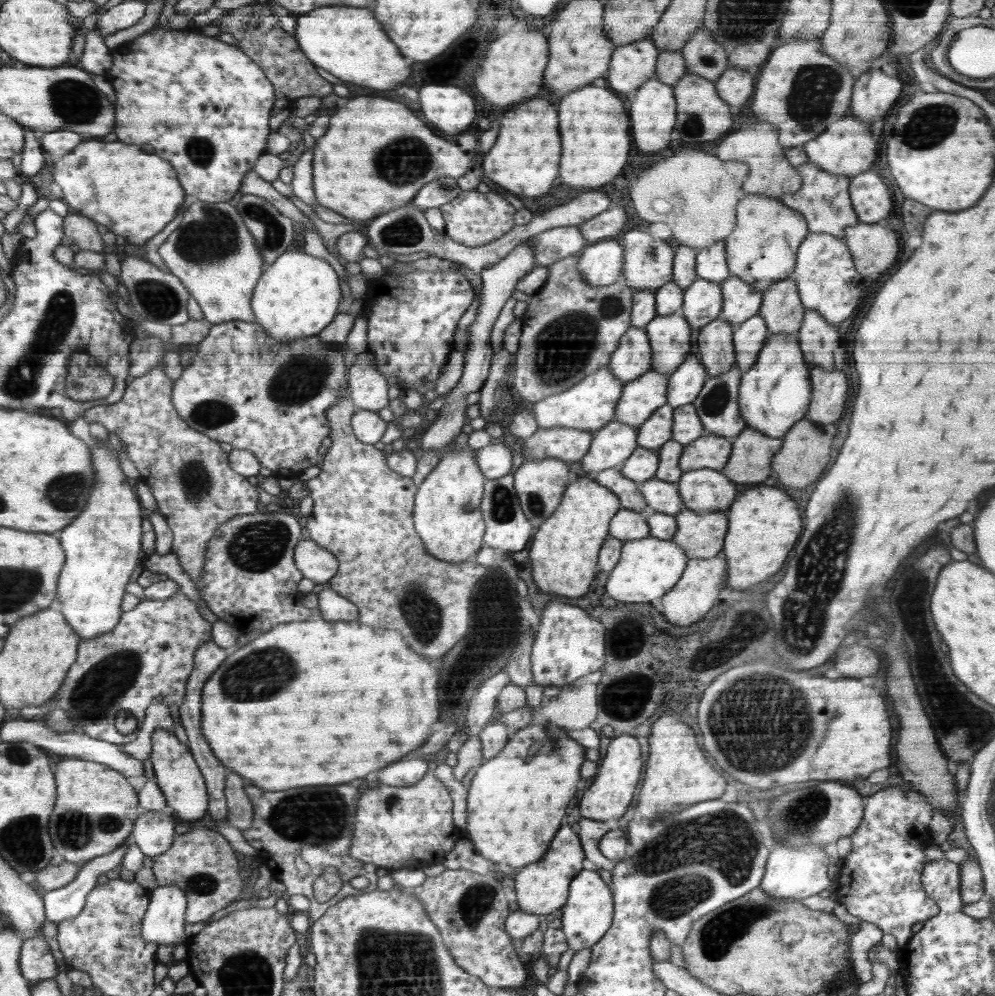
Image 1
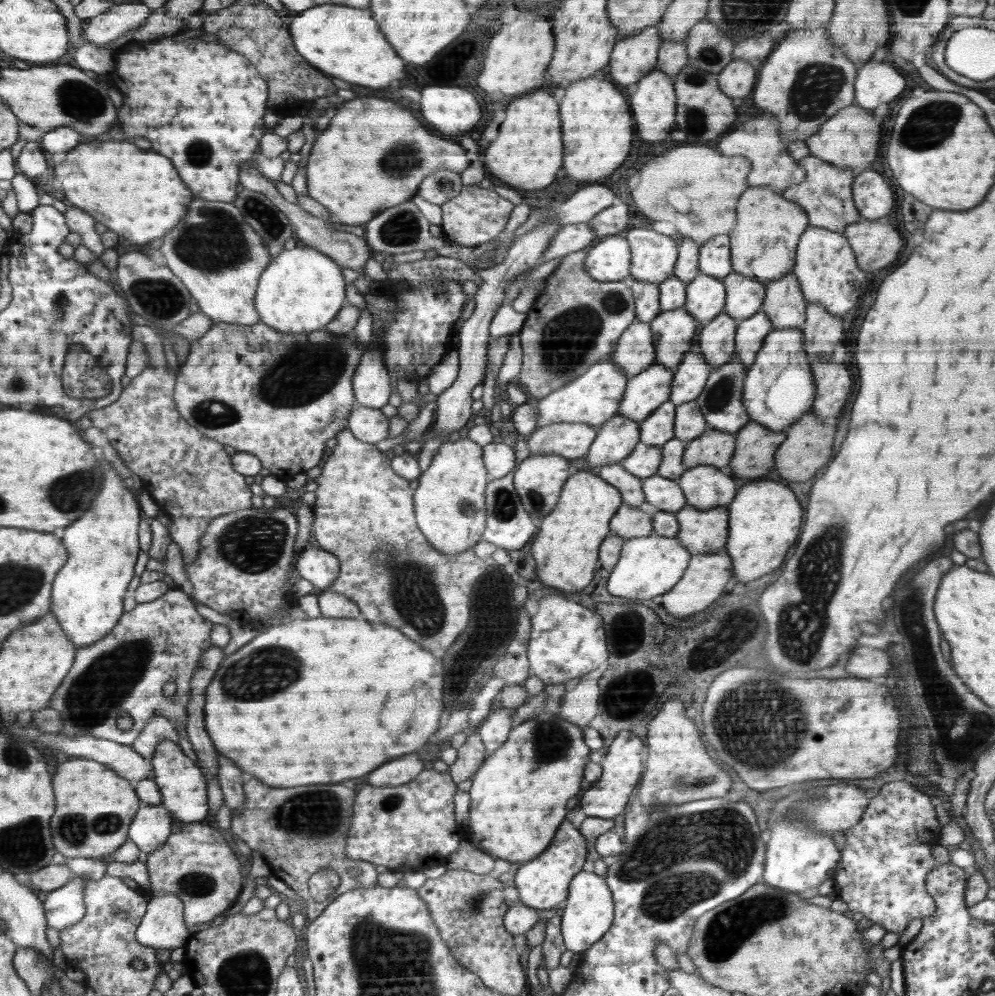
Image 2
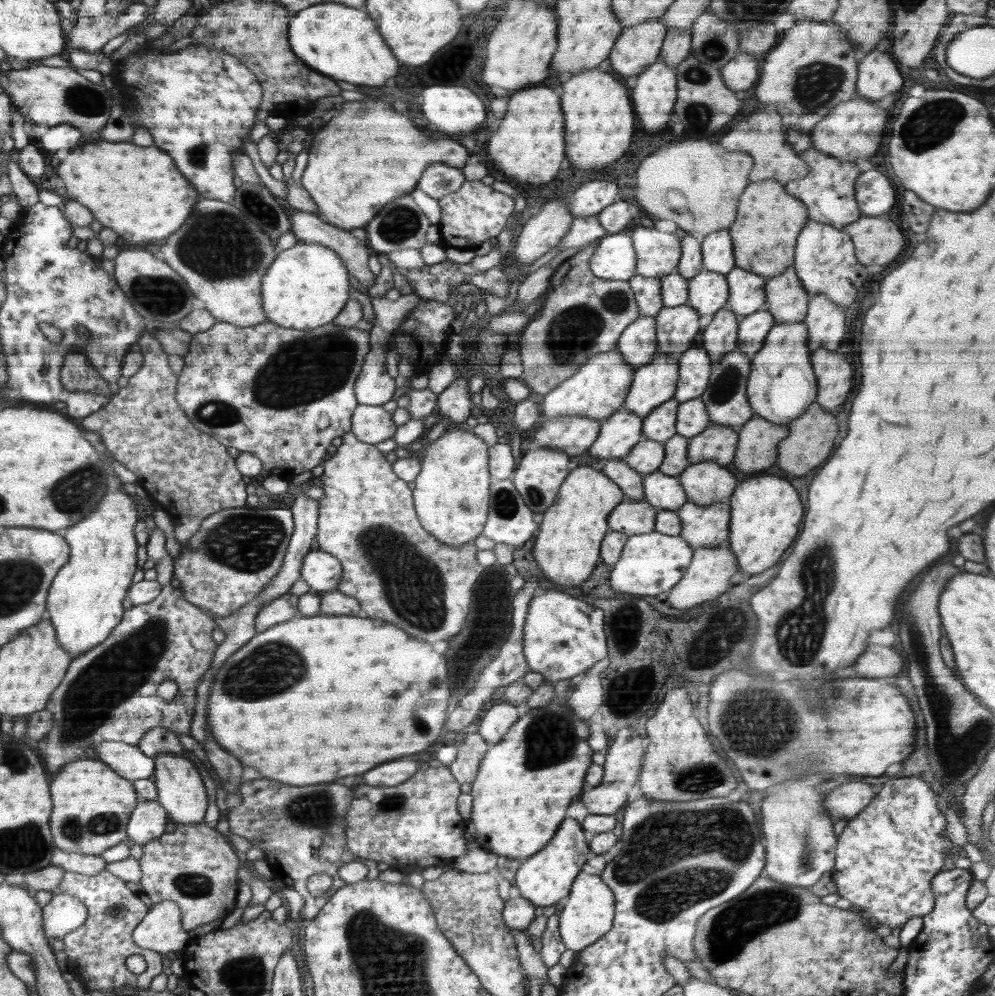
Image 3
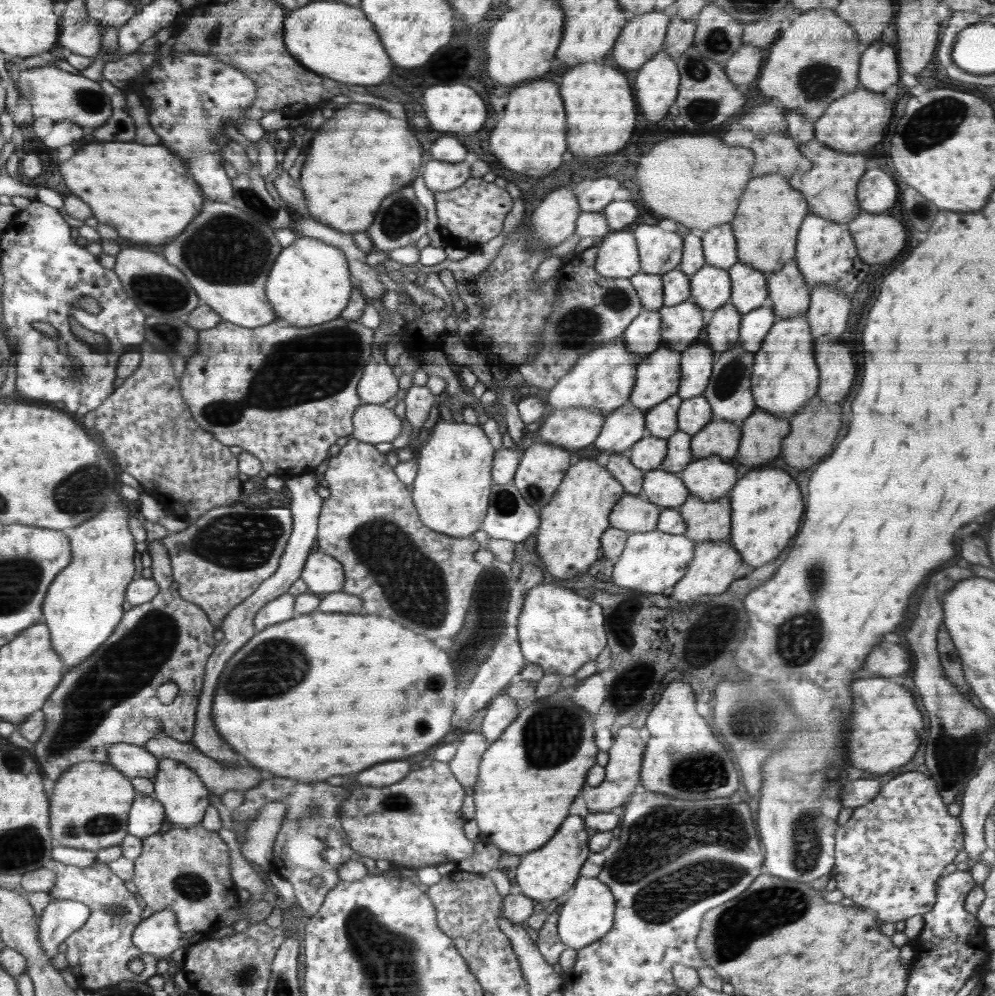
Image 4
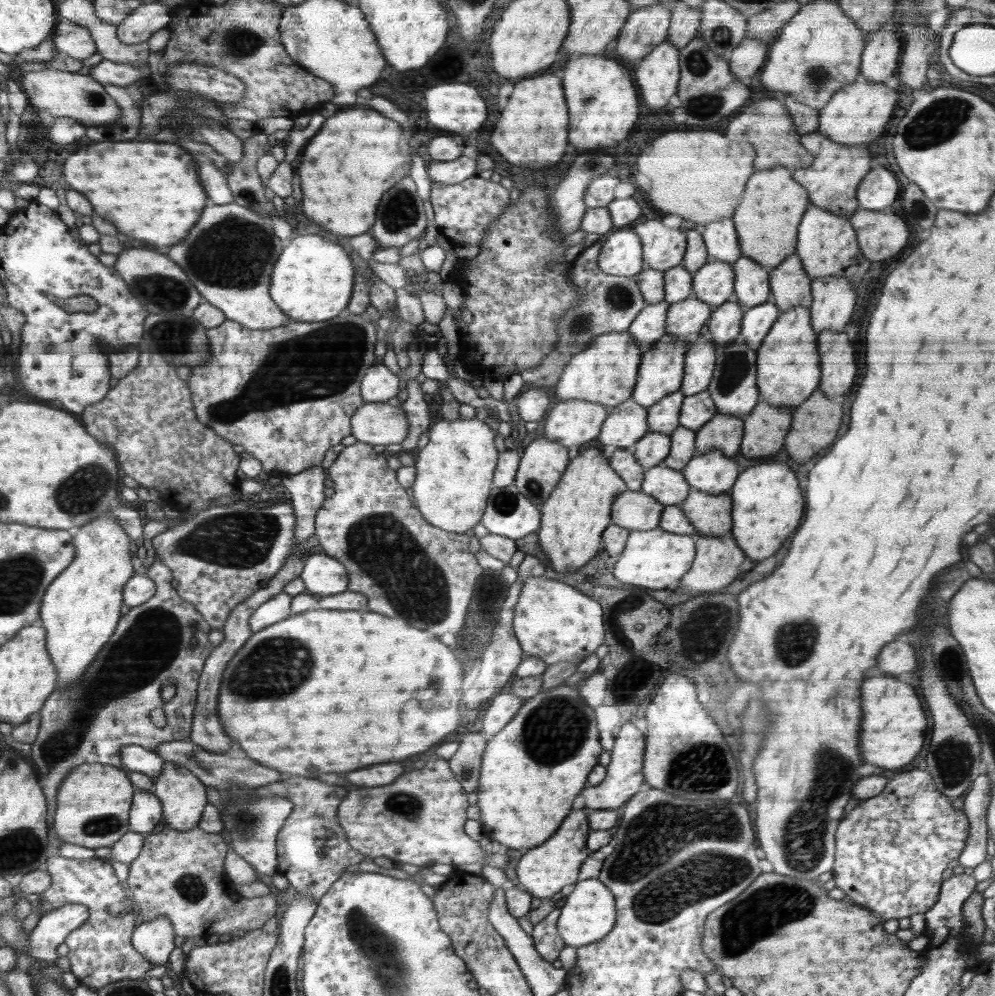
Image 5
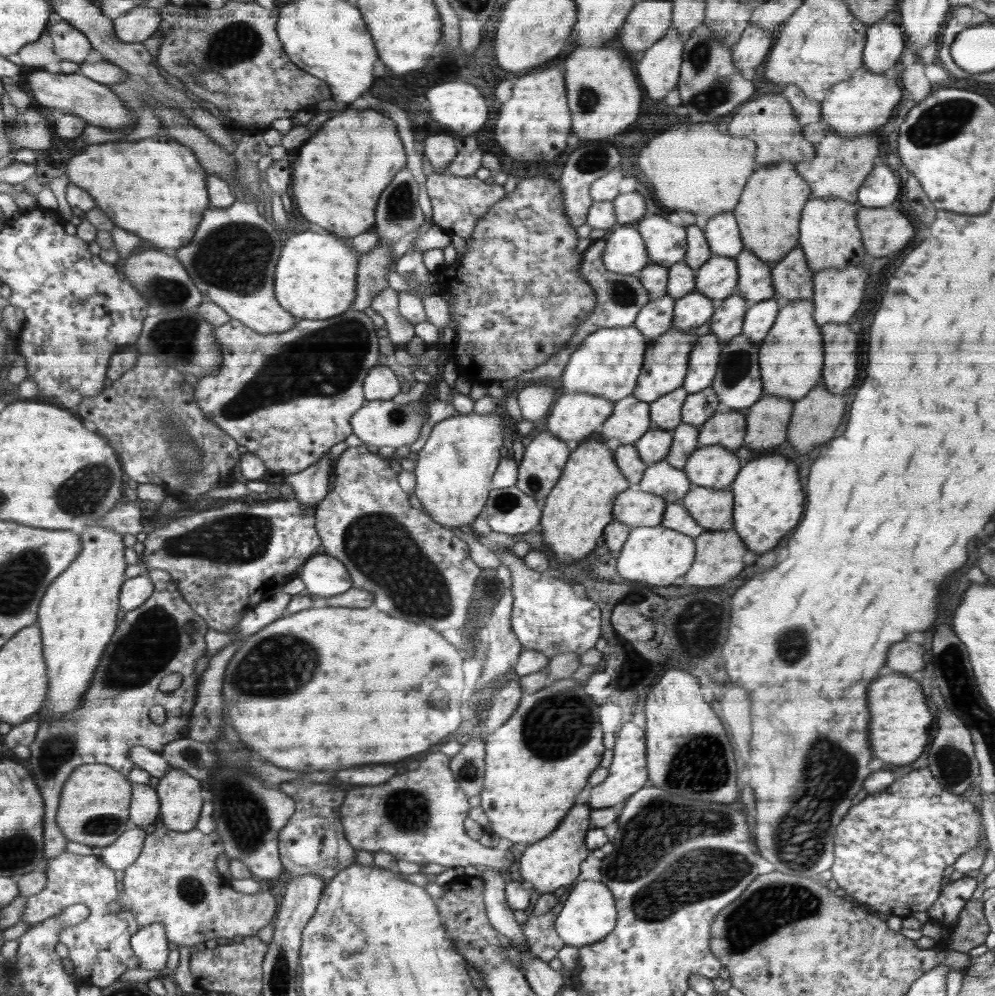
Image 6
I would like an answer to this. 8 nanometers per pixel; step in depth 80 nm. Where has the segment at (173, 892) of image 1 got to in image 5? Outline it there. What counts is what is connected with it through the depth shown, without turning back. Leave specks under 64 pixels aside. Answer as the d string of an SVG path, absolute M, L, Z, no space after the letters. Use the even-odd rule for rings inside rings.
M164 916L143 922L133 931L131 938L134 949L154 966L168 964L168 956L174 950L174 940L173 926Z

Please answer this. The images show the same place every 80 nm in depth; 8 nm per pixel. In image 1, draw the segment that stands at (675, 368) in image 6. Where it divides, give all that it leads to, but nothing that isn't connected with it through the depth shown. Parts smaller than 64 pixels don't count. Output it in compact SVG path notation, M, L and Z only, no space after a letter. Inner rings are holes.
M651 369L637 380L624 384L621 400L617 402L616 420L640 427L668 401L669 375Z

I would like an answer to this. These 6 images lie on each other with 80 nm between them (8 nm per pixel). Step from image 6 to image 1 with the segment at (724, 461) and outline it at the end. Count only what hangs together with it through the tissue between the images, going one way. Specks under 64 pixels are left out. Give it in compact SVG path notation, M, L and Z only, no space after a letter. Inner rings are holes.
M702 468L684 472L677 487L684 508L696 514L727 511L736 500L736 484L730 483L720 471Z

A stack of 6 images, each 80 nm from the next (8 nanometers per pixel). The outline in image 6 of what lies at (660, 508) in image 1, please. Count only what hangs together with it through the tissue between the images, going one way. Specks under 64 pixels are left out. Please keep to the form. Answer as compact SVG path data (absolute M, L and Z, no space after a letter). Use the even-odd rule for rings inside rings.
M664 459L647 467L638 489L661 496L667 503L675 503L689 493L692 484L684 470L670 466Z

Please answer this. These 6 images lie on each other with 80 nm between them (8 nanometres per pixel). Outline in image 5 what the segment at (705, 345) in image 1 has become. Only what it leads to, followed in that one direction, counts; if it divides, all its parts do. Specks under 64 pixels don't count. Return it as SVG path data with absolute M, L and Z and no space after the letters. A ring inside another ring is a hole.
M730 300L721 304L708 318L708 333L715 348L726 347L737 341L740 334L743 308Z

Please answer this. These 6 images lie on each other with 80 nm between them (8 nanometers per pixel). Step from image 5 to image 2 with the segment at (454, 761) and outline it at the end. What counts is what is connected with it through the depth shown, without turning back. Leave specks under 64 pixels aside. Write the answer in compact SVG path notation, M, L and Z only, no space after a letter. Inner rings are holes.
M477 732L467 735L466 742L457 749L457 759L449 765L449 774L455 782L472 778L488 756L484 743Z

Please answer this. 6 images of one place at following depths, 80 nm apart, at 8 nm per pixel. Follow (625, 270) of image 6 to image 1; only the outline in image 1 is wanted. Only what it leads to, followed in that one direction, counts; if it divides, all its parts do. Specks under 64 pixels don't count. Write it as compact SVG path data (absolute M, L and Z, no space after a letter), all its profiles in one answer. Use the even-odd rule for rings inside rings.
M602 240L587 245L579 253L577 266L592 286L608 286L621 280L625 266L625 247L618 240Z

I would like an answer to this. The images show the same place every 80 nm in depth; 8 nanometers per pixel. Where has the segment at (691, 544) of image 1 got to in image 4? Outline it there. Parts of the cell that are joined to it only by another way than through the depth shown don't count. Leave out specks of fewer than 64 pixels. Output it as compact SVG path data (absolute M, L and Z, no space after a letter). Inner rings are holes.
M690 496L678 510L687 523L684 536L698 542L718 542L729 539L731 534L731 502L723 496L704 502L699 496Z

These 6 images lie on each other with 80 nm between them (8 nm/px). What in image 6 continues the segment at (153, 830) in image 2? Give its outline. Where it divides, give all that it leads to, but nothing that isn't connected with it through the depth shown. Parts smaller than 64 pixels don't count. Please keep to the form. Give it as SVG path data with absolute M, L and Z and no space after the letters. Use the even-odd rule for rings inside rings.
M134 782L132 804L129 808L130 825L147 827L159 823L160 801L153 783L140 784Z

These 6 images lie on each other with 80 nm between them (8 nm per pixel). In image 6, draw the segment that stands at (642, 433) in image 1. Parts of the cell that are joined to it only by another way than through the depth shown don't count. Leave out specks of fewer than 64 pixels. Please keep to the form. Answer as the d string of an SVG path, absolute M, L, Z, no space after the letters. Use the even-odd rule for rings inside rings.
M682 386L672 393L665 394L664 397L658 397L650 410L652 428L673 432L682 422L681 410L688 396L689 391Z

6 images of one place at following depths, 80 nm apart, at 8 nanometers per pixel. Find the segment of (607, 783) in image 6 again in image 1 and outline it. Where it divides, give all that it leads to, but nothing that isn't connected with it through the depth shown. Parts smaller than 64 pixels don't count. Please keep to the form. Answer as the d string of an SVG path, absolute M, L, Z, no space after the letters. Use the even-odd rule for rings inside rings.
M624 736L614 739L609 745L606 756L603 756L598 762L599 769L594 778L593 783L585 790L580 800L580 814L584 818L592 820L610 820L612 818L619 819L624 816L624 812L628 810L628 806L634 800L634 790L638 786L640 774L642 774L642 753L638 746L636 736Z

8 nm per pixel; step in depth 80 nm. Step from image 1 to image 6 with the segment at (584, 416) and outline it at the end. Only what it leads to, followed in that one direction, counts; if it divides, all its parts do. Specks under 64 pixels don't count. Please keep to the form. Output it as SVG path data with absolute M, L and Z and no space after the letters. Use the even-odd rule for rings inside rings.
M617 326L605 328L590 334L580 348L573 352L565 372L557 382L560 394L566 392L587 392L613 399L615 403L632 394L642 373L645 354L652 340L646 338L638 327Z

